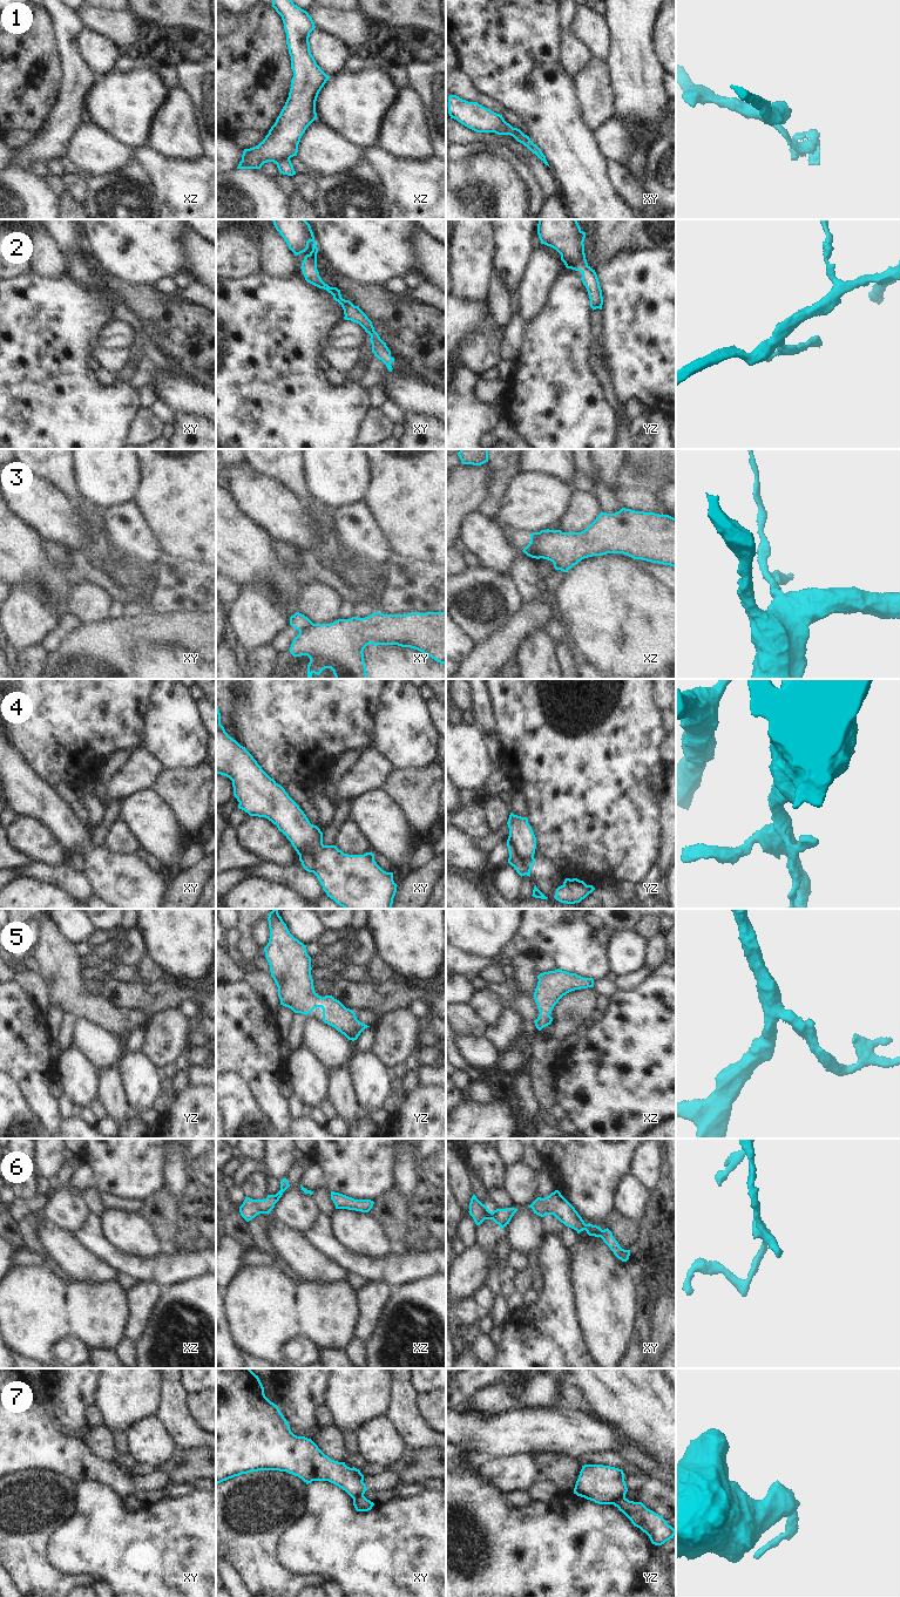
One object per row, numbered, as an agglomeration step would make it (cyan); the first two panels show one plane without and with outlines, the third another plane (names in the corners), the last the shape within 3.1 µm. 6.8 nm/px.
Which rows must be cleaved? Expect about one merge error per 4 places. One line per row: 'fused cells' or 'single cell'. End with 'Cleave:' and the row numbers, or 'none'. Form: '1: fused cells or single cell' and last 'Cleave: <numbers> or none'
1: fused cells
2: single cell
3: fused cells
4: fused cells
5: single cell
6: single cell
7: fused cells
Cleave: 1, 3, 4, 7

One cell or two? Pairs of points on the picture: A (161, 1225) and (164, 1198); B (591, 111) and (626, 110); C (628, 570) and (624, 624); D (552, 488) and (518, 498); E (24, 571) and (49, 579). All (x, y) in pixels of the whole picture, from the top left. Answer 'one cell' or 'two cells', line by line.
A: one cell
B: two cells
C: one cell
D: one cell
E: one cell

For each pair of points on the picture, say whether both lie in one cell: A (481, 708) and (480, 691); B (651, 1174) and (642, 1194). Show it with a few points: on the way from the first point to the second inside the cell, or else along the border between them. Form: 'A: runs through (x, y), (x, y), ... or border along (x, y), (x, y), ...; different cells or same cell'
A: runs through (481, 704), (481, 695); same cell
B: border along (630, 1173), (649, 1189); different cells

